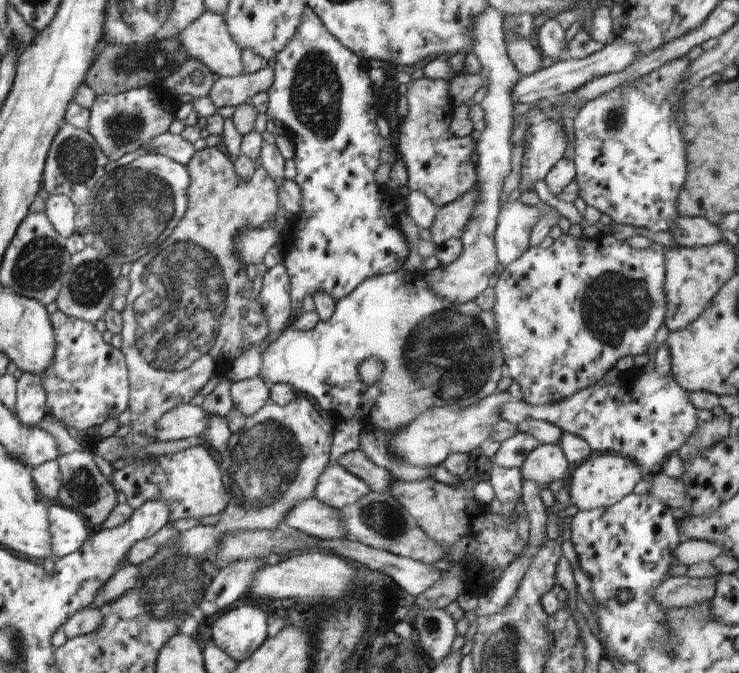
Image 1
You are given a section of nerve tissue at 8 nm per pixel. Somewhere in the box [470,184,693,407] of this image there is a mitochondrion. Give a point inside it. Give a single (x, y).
(615, 305)

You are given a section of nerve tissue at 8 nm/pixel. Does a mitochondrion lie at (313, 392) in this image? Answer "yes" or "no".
no

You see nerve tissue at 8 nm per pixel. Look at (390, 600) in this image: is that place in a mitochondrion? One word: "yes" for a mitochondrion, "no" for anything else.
no

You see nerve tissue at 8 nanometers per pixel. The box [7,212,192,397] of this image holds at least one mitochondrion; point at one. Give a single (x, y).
(38, 262)

